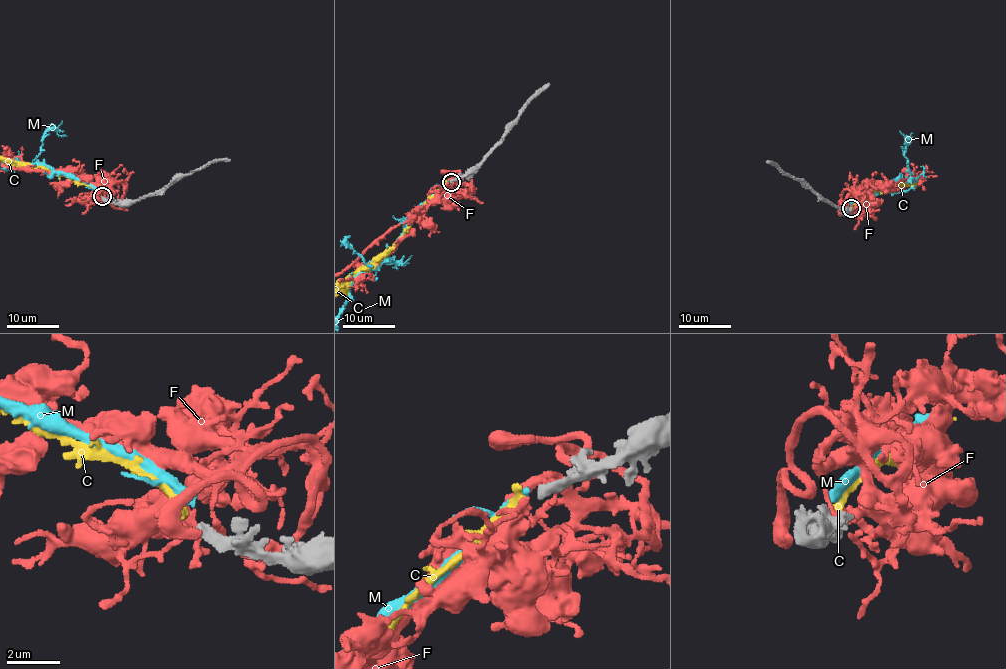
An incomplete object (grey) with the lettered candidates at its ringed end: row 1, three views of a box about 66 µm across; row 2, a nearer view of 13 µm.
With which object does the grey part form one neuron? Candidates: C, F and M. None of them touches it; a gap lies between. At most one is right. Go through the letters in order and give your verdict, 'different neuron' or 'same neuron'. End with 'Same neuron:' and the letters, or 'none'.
C: same neuron
F: different neuron
M: different neuron
Same neuron: C

